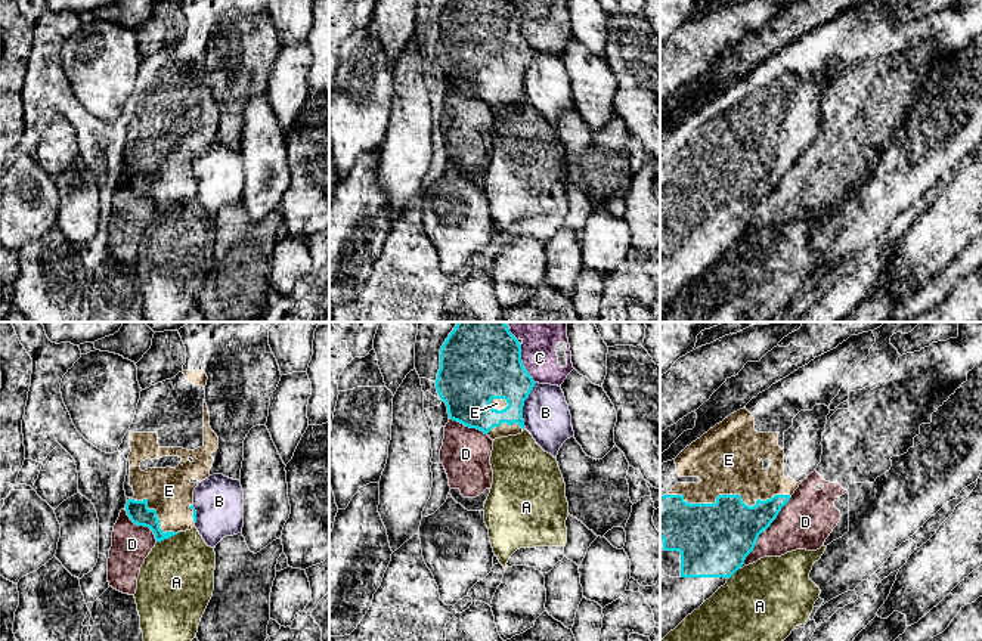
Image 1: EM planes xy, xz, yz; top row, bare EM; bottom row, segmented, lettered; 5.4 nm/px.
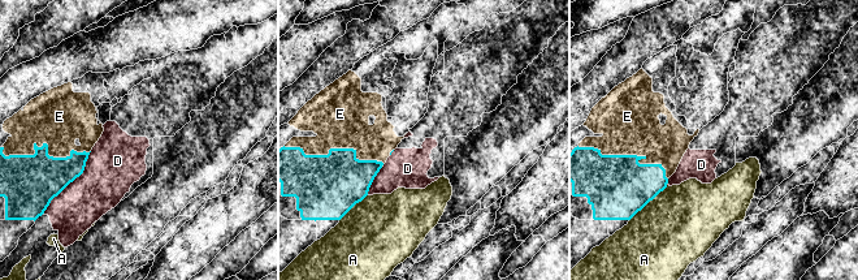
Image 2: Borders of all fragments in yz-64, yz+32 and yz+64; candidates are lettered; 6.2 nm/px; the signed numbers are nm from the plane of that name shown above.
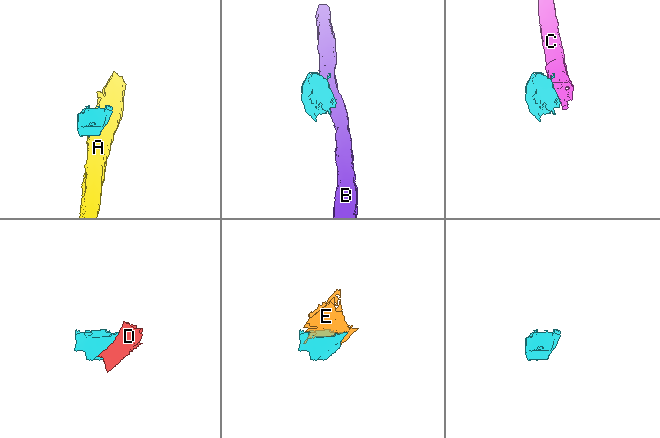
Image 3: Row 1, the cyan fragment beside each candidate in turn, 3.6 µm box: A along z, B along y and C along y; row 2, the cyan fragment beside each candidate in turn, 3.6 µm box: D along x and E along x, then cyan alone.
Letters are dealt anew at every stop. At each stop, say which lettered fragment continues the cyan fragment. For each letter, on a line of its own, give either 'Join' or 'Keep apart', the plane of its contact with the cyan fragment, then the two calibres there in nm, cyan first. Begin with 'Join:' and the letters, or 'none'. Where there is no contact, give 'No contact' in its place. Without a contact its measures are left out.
Join: E
A: Keep apart. Touches cyan in xy. Thickness 120 nm (cyan) against 400 nm
B: Keep apart. Touches cyan in xz. Thickness 320 nm (cyan) against 260 nm
C: Keep apart. Touches cyan in xz. Thickness 400 nm (cyan) against 190 nm
D: Keep apart. Touches cyan in yz. Thickness 380 nm (cyan) against 300 nm
E: Join. Touches cyan in yz. Thickness 380 nm (cyan) against 380 nm

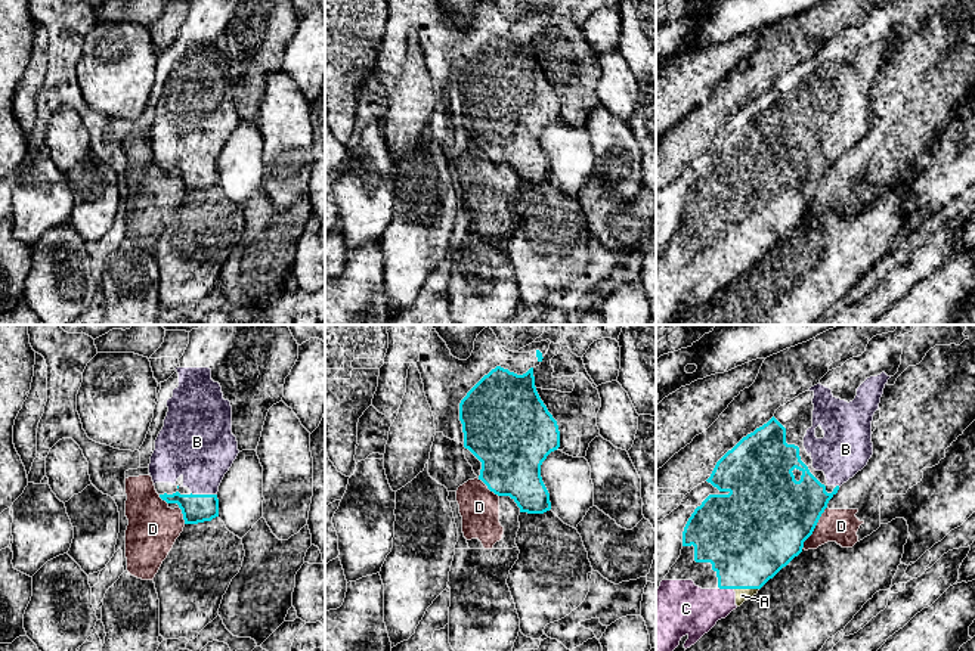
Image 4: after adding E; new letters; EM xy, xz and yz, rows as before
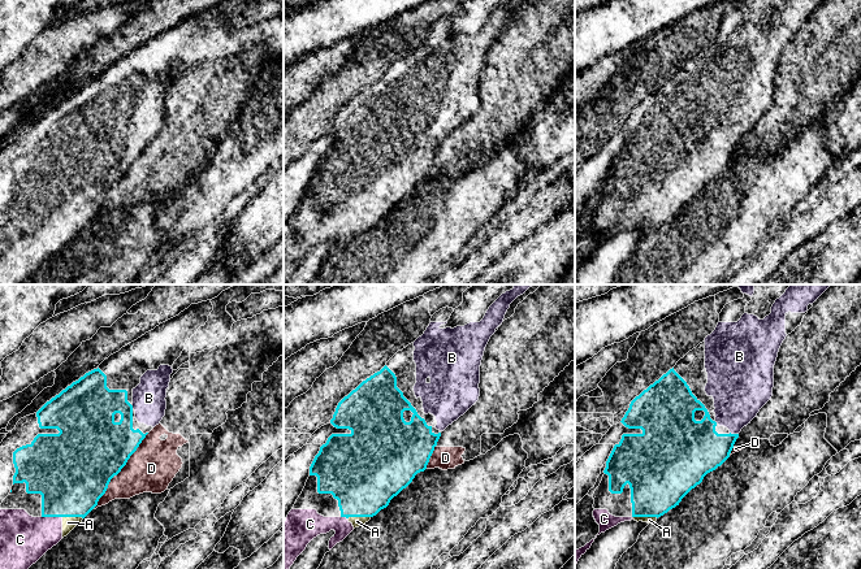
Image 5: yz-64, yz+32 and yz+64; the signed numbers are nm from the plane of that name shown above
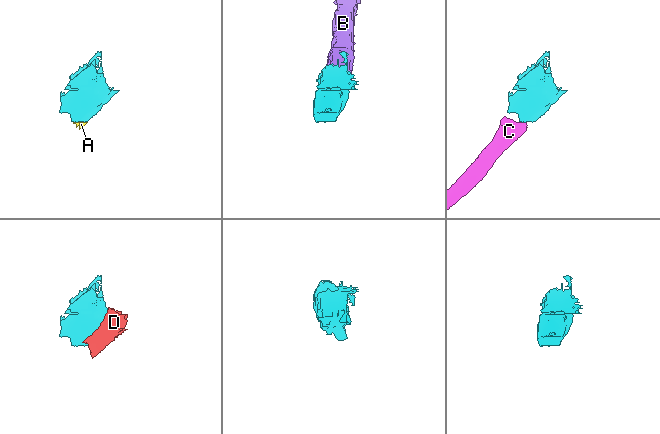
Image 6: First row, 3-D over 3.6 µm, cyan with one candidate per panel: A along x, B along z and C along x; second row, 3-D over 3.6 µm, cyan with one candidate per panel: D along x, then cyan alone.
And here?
Join: A, B, C
A: Join. Touches cyan in yz. Thickness 460 nm (cyan) against 70 nm
B: Join. Touches cyan in xy. Thickness 160 nm (cyan) against 360 nm
C: Join. Touches cyan in yz. Thickness 420 nm (cyan) against 280 nm
D: Keep apart. Touches cyan in yz. Thickness 460 nm (cyan) against 190 nm

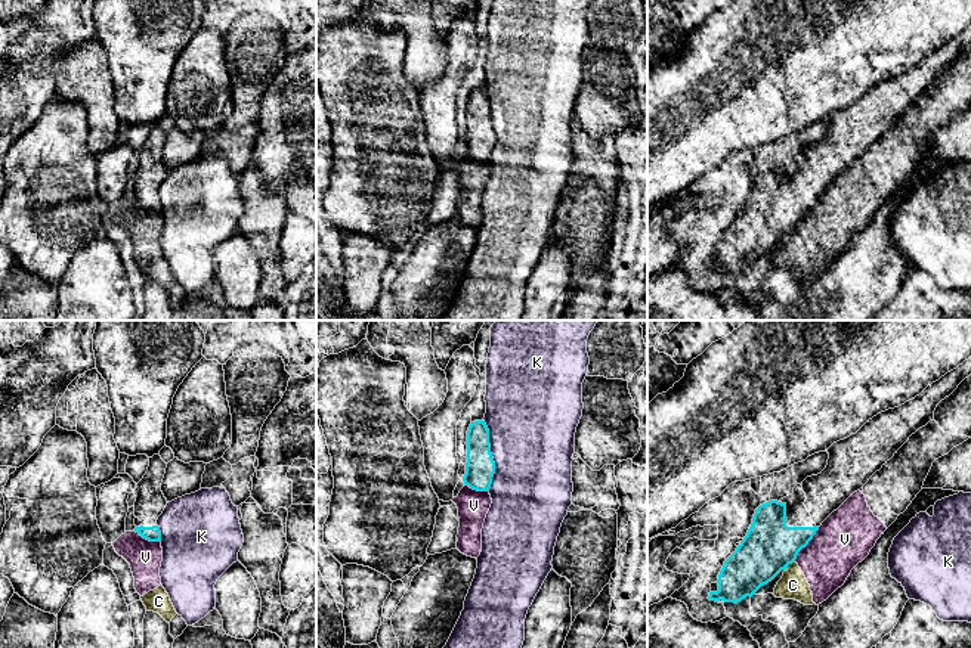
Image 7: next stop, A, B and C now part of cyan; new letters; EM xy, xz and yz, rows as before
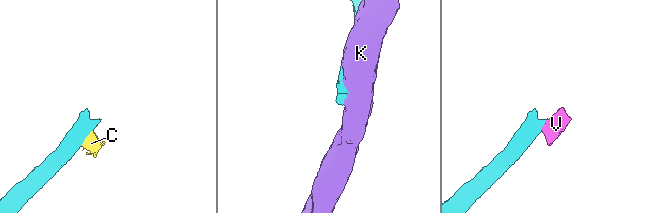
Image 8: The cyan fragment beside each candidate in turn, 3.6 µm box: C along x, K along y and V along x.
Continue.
Join: none
C: Keep apart. Touches cyan in yz. Thickness 280 nm (cyan) against 150 nm
K: Keep apart. Touches cyan in xz. Thickness 160 nm (cyan) against 460 nm
V: Keep apart. Touches cyan in yz. Thickness 280 nm (cyan) against 300 nm

